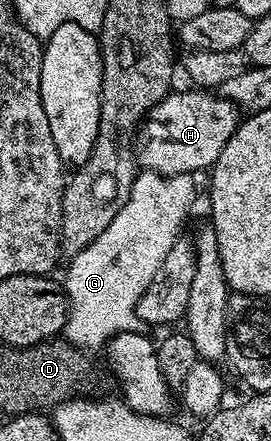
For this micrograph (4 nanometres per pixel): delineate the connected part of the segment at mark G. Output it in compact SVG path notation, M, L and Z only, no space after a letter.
M152 170L136 173L133 192L129 192L129 200L113 216L113 224L89 244L80 254L70 259L71 267L67 270L67 324L66 341L92 352L106 347L114 334L124 334L126 330L135 330L137 326L136 310L142 294L158 276L162 261L169 256L169 250L176 238L180 237L183 221L191 210L191 201L195 198L196 179L189 174L158 174Z

